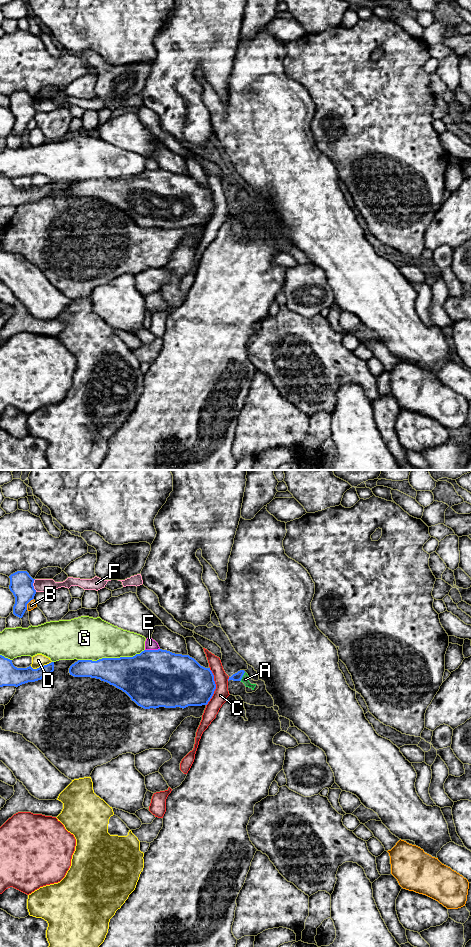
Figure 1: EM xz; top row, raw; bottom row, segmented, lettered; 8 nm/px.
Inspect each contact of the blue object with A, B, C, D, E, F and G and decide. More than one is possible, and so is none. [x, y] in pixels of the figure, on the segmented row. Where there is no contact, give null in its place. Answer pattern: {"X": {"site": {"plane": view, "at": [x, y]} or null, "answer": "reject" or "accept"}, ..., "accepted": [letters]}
{"A": {"site": {"plane": "xz", "at": [242, 676]}, "answer": "accept"}, "B": {"site": {"plane": "xz", "at": [27, 603]}, "answer": "reject"}, "C": {"site": {"plane": "xz", "at": [215, 687]}, "answer": "reject"}, "D": {"site": {"plane": "xz", "at": [41, 666]}, "answer": "reject"}, "E": {"site": {"plane": "xz", "at": [152, 650]}, "answer": "reject"}, "F": {"site": {"plane": "xz", "at": [32, 585]}, "answer": "reject"}, "G": {"site": {"plane": "xz", "at": [111, 658]}, "answer": "reject"}, "accepted": ["A"]}

